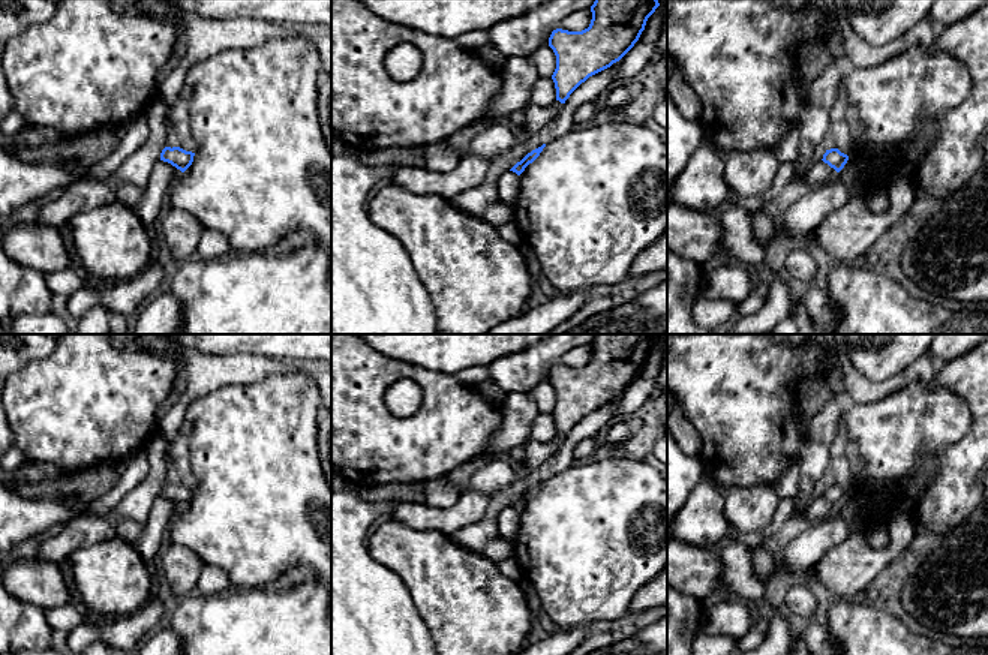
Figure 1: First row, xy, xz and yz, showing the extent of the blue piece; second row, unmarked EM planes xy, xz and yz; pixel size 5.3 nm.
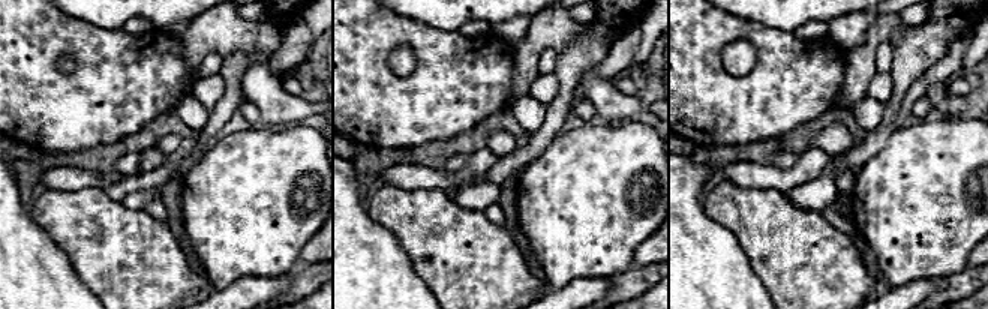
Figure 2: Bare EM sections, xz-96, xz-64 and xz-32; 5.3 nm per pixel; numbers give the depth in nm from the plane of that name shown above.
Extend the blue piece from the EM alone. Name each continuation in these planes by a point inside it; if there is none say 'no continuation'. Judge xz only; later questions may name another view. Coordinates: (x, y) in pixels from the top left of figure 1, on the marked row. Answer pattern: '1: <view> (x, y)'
no continuation

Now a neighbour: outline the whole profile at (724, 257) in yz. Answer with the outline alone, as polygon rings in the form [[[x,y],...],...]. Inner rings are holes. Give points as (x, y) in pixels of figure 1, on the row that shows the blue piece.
[[[723,250],[723,252],[717,253],[715,256],[712,256],[711,259],[702,262],[700,268],[702,268],[702,271],[708,271],[711,268],[724,265],[724,264],[732,262],[732,261],[733,261],[732,253],[727,250]]]

